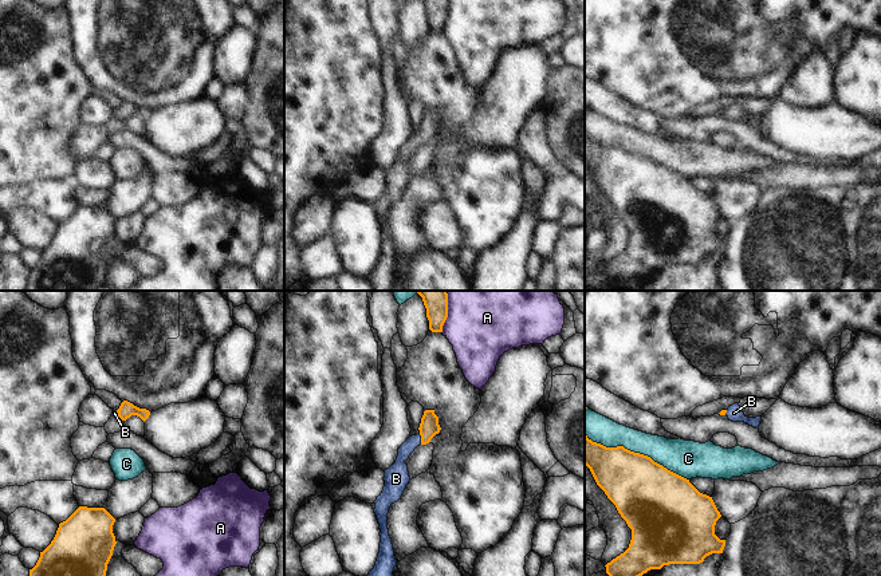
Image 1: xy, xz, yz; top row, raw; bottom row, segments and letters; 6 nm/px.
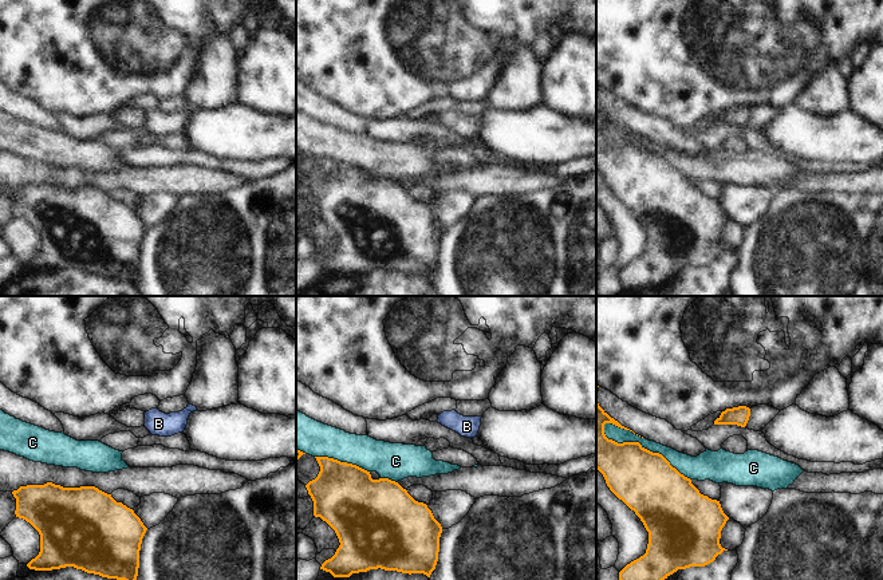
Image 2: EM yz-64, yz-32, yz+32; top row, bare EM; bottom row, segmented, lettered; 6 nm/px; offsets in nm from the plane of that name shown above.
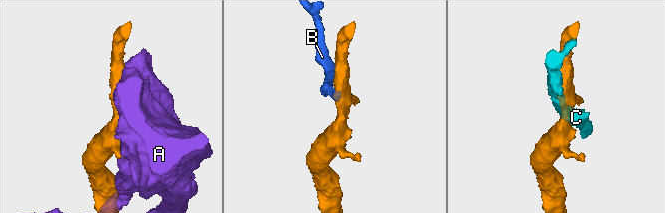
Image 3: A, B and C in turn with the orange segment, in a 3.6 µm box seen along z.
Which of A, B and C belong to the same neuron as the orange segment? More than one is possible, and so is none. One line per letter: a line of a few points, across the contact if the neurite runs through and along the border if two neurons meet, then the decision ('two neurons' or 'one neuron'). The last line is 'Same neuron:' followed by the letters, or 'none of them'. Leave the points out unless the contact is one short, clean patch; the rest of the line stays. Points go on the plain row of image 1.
A: two neurons
B: one neuron
C: two neurons
Same neuron: B

